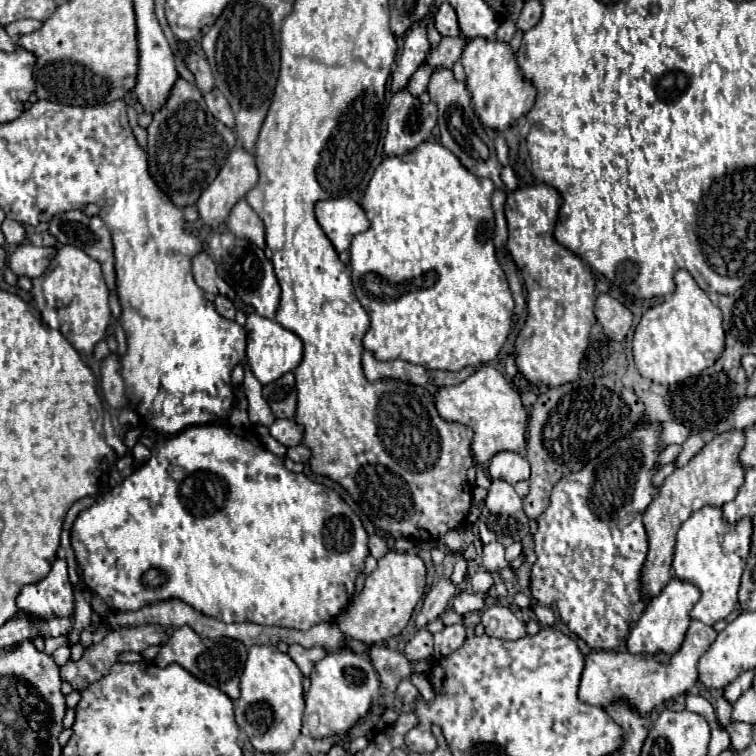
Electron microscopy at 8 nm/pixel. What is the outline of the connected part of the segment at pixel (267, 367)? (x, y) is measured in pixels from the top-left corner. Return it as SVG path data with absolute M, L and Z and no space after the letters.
M250 314L246 322L246 336L248 336L248 348L246 348L248 364L252 366L254 376L262 384L270 384L280 376L284 376L286 372L292 372L302 360L302 340L274 320L262 318L258 314Z

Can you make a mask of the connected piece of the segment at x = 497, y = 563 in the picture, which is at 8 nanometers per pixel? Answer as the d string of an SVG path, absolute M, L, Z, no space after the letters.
M486 544L484 546L484 552L482 552L482 566L488 570L488 572L500 572L504 570L508 564L508 560L504 558L504 546L502 544Z

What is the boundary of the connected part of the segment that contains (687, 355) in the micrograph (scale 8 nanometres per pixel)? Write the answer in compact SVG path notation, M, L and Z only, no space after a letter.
M678 270L676 292L652 306L636 326L632 354L638 372L656 384L676 384L710 368L724 350L722 312L686 270Z

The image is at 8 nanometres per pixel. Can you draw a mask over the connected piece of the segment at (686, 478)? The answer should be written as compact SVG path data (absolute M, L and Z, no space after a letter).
M728 430L714 436L694 458L674 470L658 488L656 498L644 512L644 528L648 538L648 553L640 582L644 598L650 600L662 592L662 588L672 580L670 562L676 546L676 532L684 520L690 518L692 512L704 506L724 506L726 502L736 498L738 488L744 484L744 466L738 460L740 450L744 448L744 432L742 430Z

